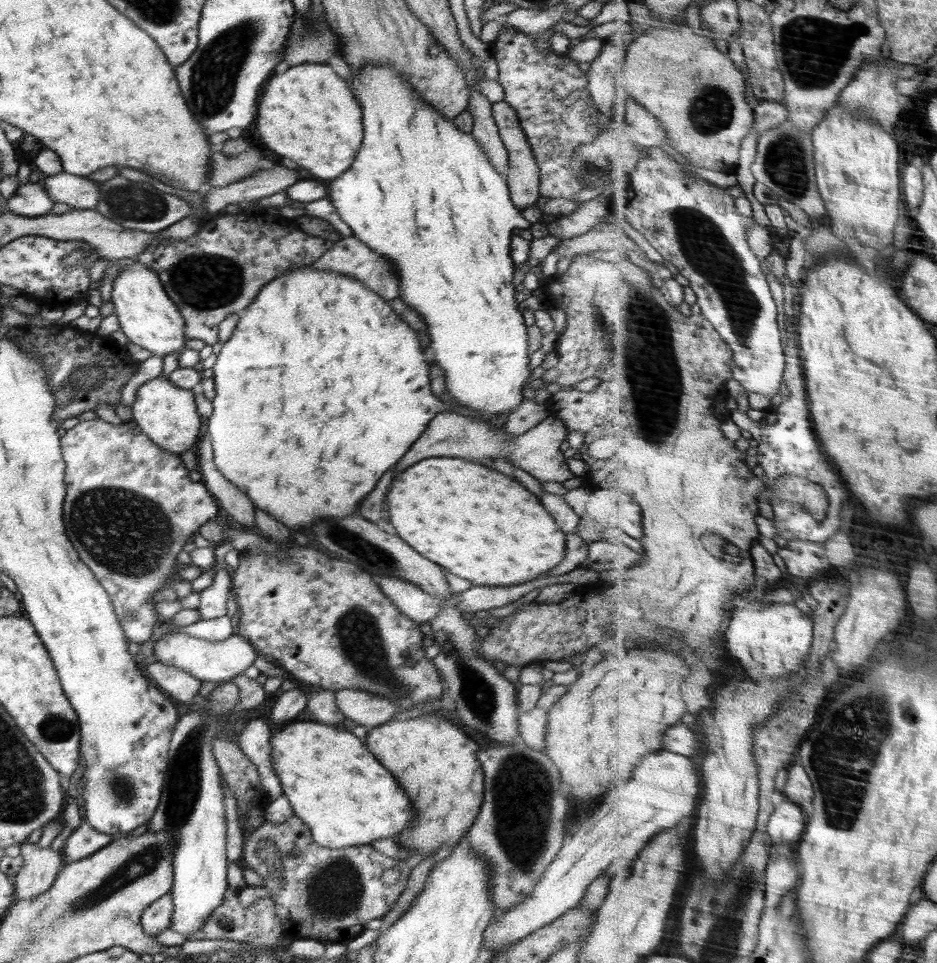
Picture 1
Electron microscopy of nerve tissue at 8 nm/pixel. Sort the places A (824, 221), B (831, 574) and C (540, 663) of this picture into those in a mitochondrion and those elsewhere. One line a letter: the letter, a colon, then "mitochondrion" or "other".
A: other
B: other
C: other

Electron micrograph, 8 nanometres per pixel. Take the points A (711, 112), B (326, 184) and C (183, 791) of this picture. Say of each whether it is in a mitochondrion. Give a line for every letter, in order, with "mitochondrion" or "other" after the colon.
A: mitochondrion
B: other
C: mitochondrion

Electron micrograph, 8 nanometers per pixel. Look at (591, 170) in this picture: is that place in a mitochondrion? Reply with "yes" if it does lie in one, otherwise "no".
yes

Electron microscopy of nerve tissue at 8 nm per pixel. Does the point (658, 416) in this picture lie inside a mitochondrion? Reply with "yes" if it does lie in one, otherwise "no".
yes

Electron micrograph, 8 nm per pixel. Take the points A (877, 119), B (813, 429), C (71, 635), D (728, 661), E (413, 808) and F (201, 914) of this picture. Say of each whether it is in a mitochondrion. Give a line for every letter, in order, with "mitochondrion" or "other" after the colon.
A: other
B: other
C: other
D: other
E: other
F: other

